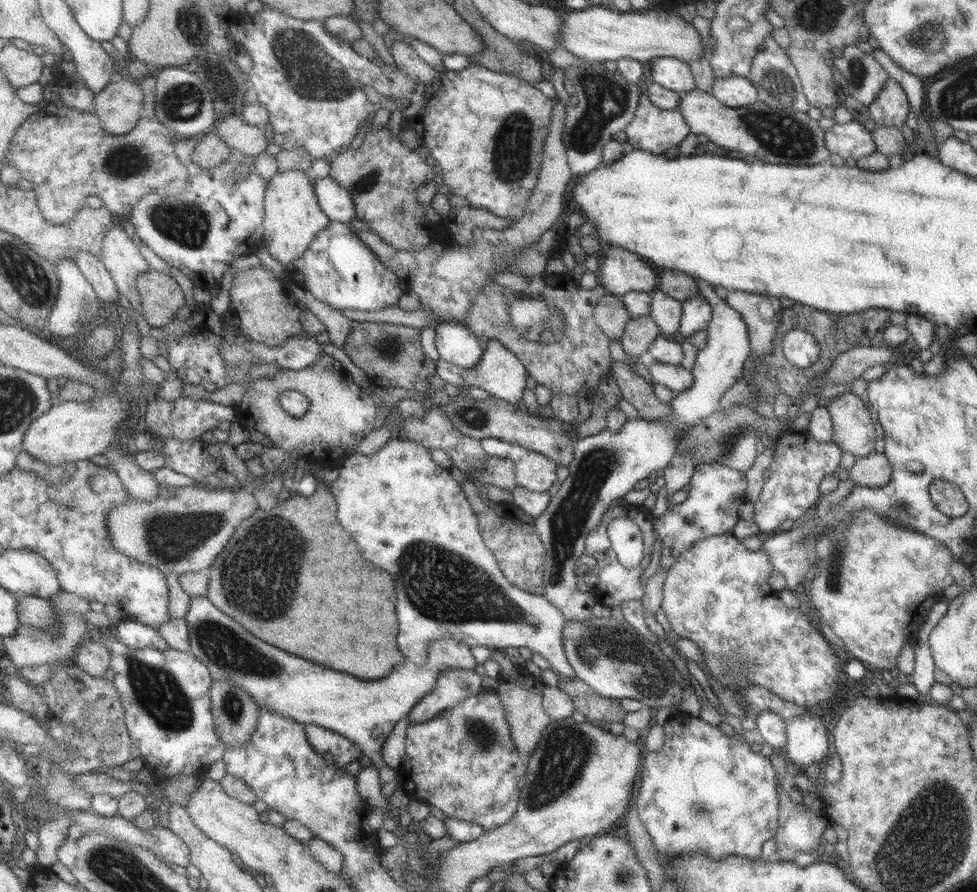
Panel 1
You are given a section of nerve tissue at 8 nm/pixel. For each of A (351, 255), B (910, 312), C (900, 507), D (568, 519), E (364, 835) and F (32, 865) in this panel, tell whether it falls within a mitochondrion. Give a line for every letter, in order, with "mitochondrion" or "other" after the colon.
A: other
B: other
C: mitochondrion
D: mitochondrion
E: other
F: other

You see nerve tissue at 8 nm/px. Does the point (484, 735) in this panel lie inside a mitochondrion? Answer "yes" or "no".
yes

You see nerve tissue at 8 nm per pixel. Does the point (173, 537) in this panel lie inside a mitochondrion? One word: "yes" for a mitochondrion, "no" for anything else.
yes

